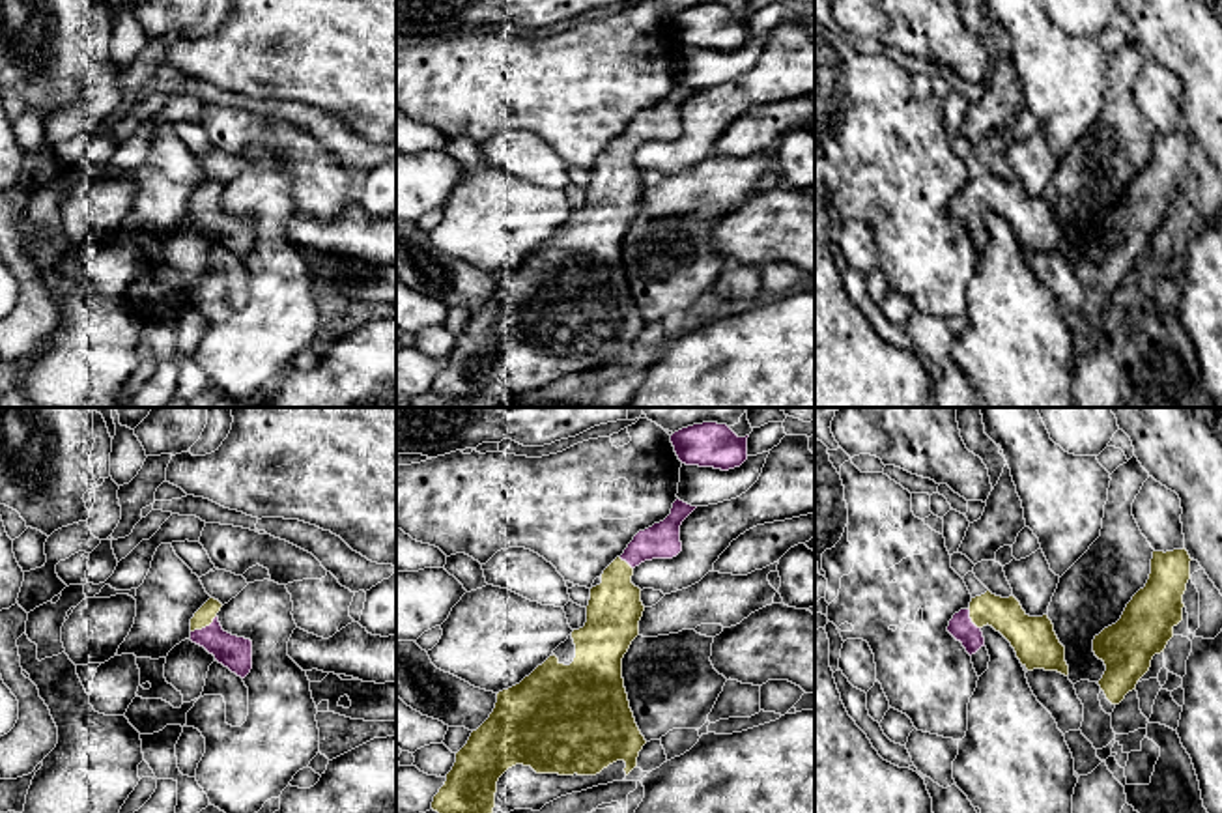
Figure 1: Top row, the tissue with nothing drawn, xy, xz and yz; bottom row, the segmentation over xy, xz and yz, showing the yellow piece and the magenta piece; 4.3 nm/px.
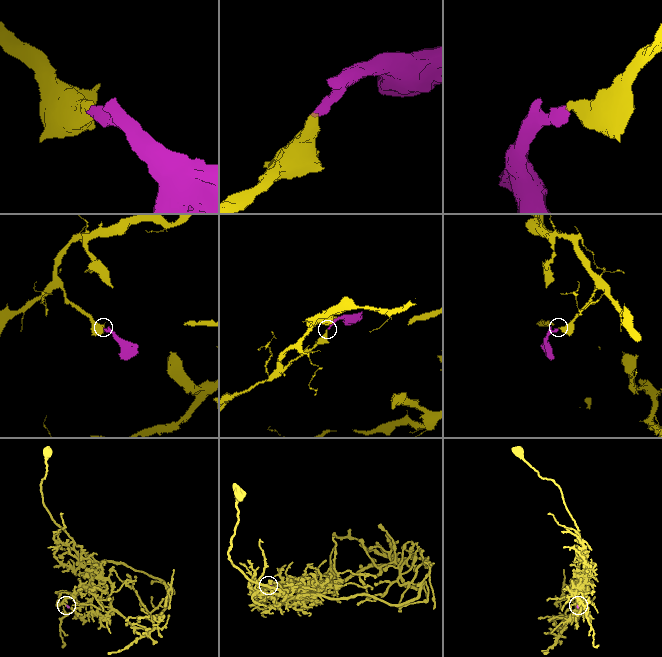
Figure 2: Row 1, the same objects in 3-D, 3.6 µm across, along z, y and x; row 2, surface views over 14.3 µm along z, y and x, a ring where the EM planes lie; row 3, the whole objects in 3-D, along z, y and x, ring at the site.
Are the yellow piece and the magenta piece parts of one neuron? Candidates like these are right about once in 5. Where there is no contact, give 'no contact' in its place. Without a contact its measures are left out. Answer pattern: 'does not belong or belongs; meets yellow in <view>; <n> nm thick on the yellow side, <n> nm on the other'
belongs; meets yellow in xy; 80 nm thick on the yellow side, 140 nm on the other

